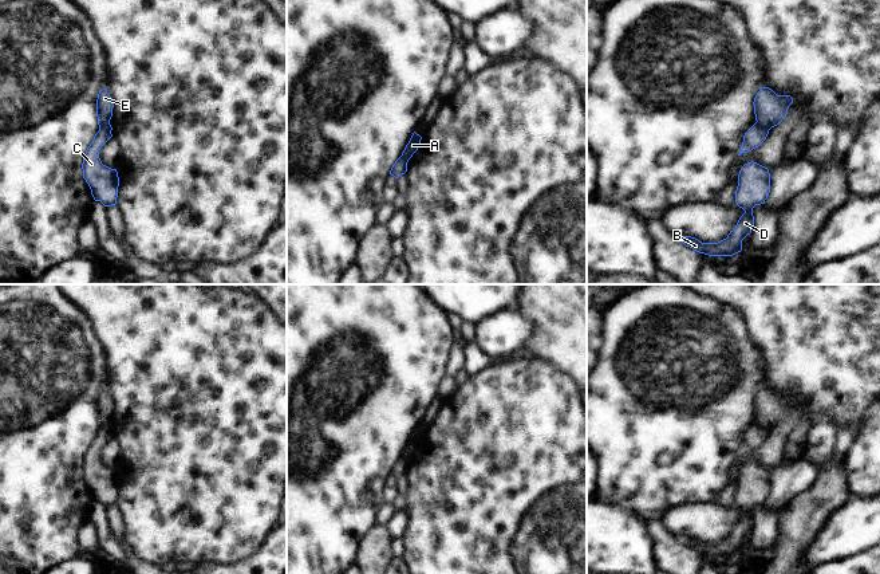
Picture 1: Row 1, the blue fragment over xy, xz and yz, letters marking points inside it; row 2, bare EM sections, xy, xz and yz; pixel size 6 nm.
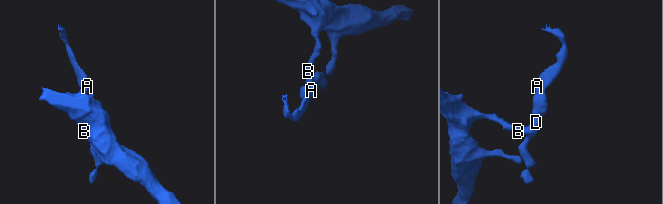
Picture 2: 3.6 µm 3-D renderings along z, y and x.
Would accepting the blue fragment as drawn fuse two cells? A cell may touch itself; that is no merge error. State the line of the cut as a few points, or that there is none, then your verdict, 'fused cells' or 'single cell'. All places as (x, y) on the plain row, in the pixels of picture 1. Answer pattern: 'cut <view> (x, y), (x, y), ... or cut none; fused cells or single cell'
cut yz (756, 423), (768, 431); fused cells

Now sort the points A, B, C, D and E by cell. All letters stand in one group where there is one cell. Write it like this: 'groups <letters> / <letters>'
groups A B C D / E

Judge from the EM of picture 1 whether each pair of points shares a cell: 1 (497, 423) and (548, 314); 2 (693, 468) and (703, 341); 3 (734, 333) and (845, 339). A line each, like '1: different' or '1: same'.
1: different
2: same
3: different

